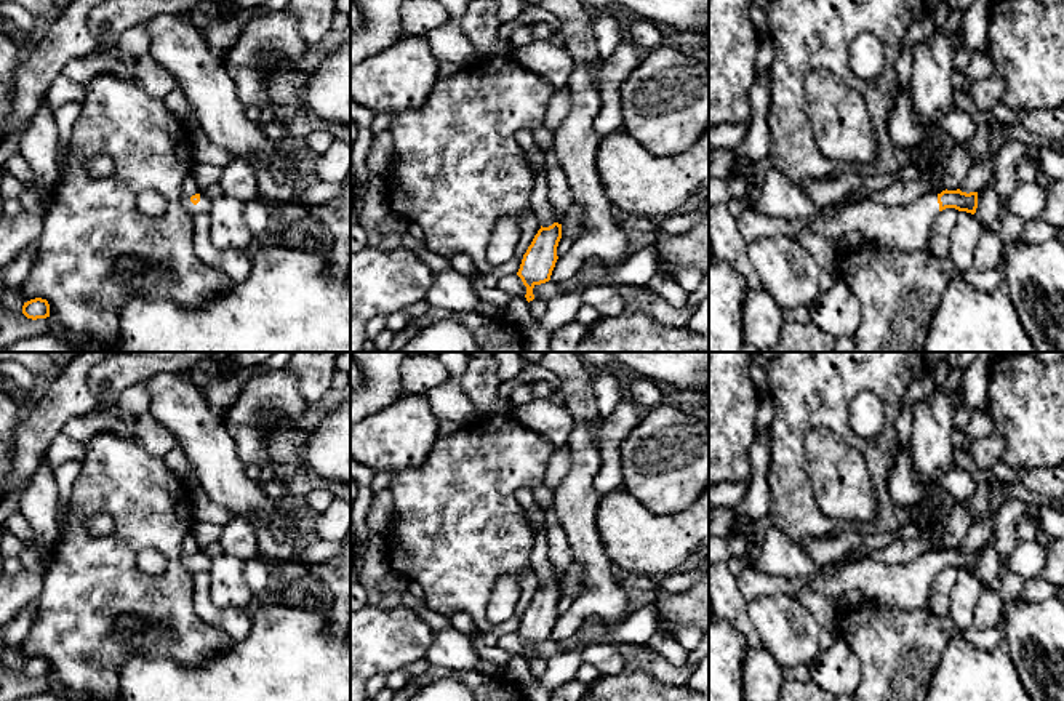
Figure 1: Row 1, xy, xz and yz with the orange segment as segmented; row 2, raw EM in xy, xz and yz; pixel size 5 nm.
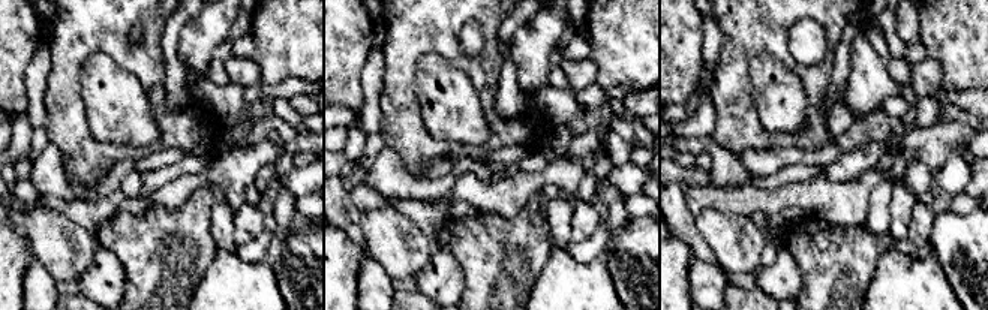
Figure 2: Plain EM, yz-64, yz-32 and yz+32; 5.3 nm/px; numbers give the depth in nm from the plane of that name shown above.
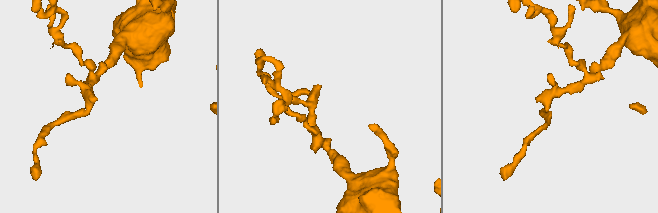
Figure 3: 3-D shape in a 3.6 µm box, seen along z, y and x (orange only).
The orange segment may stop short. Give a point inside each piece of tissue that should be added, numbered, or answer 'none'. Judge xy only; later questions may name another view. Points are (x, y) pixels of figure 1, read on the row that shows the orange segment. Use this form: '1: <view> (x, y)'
1: xy (204, 205)

